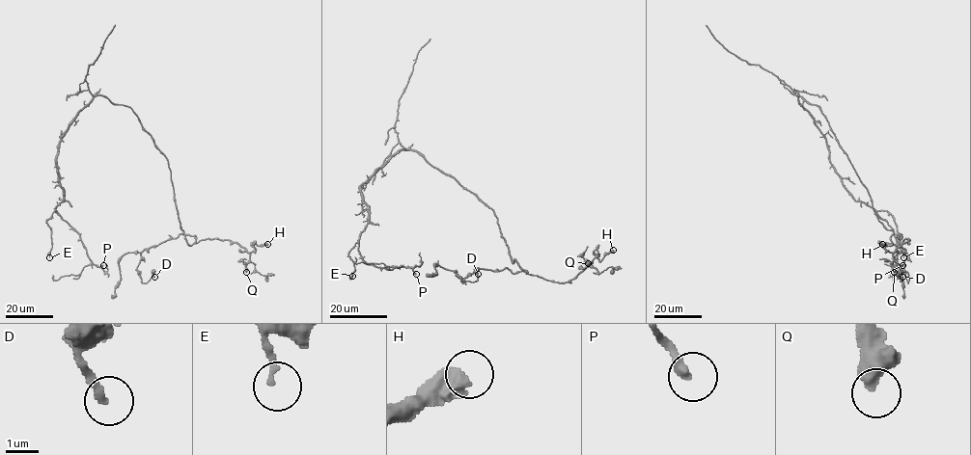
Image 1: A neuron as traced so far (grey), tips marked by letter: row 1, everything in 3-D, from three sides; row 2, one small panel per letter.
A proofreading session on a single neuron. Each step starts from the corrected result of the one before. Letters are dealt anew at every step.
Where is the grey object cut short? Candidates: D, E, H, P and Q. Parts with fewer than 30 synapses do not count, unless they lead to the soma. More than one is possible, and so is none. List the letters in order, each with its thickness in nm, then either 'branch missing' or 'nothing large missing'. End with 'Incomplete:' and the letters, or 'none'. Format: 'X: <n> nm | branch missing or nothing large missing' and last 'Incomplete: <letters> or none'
D: 200 nm | nothing large missing
E: 140 nm | nothing large missing
H: 500 nm | nothing large missing
P: 320 nm | nothing large missing
Q: 550 nm | nothing large missing
Incomplete: none

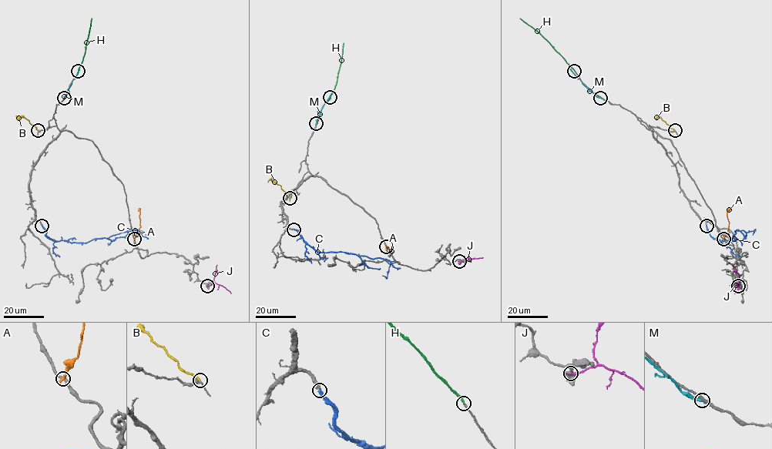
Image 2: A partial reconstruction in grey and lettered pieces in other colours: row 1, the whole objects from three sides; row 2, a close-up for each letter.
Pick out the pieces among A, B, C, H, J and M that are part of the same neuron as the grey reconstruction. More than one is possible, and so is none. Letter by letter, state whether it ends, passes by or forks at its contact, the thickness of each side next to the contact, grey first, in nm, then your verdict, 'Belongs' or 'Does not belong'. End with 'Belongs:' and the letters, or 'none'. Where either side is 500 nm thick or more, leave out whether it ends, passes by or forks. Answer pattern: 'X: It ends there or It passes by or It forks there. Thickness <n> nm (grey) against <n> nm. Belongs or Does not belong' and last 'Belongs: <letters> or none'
A: It ends there. Thickness 300 nm (grey) against 300 nm. Does not belong
B: It ends there. Thickness 280 nm (grey) against 180 nm. Does not belong
C: It ends there. Thickness 280 nm (grey) against 360 nm. Belongs
H: It ends there. Thickness 240 nm (grey) against 240 nm. Belongs
J: It ends there. Thickness 440 nm (grey) against 280 nm. Does not belong
M: It ends there. Thickness 340 nm (grey) against 400 nm. Does not belong
Belongs: C, H

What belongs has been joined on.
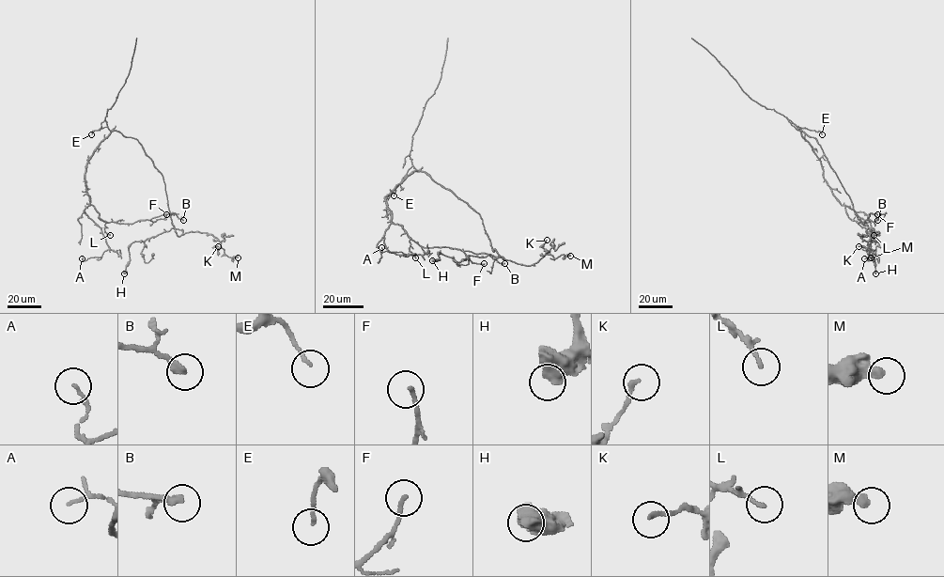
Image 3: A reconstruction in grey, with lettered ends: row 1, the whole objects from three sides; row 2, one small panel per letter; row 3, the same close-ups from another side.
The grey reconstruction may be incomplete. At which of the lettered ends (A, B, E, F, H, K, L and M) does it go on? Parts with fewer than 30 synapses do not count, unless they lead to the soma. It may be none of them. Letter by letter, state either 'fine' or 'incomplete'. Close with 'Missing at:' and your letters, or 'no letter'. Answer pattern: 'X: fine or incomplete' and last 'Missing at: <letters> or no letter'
A: fine
B: fine
E: fine
F: fine
H: fine
K: fine
L: fine
M: fine
Missing at: no letter

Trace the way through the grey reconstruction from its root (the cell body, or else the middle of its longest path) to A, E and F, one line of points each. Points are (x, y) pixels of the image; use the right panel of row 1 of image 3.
A: (812, 137), (801, 131), (821, 163), (823, 178), (832, 194), (842, 205), (868, 217), (872, 255), (864, 258)
E: (812, 137), (797, 127), (822, 134)
F: (812, 137), (801, 131), (848, 216), (864, 224), (874, 222), (877, 214)

